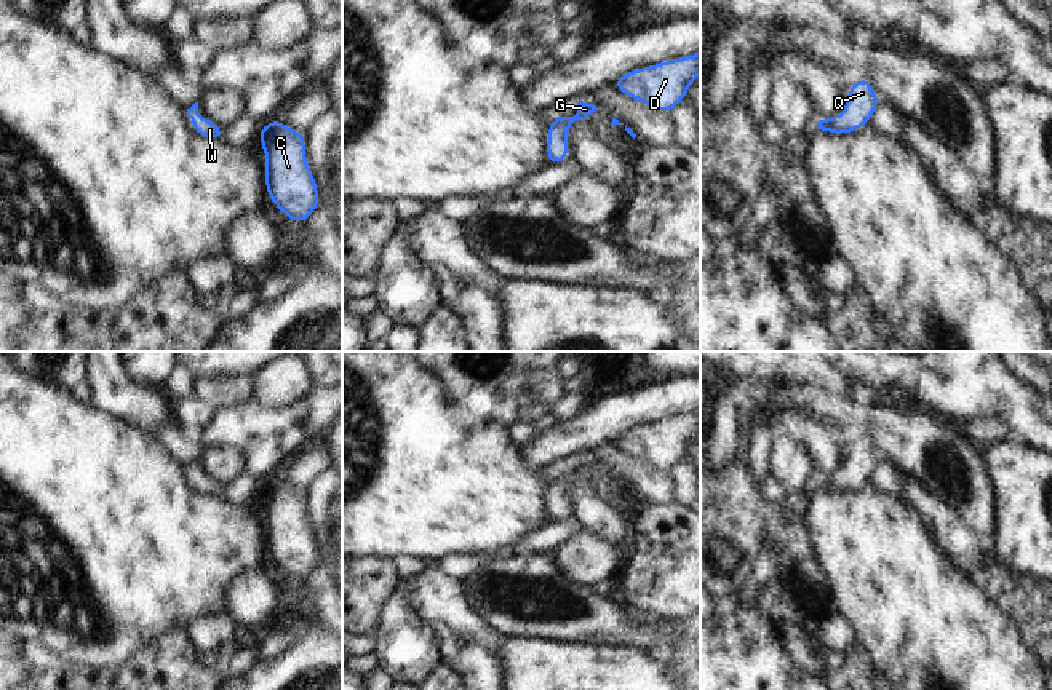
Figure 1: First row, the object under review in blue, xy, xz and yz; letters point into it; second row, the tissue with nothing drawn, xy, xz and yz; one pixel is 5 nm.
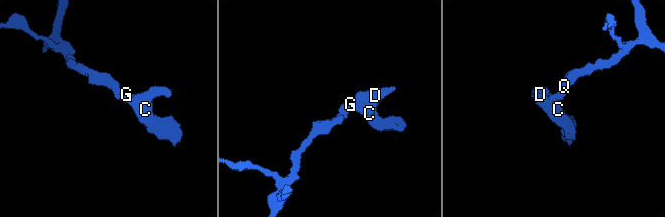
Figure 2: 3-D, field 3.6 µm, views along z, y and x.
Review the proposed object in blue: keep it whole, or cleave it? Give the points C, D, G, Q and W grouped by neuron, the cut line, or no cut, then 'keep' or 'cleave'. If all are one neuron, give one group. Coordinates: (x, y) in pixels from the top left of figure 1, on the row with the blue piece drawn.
C D G Q W; no cut; keep

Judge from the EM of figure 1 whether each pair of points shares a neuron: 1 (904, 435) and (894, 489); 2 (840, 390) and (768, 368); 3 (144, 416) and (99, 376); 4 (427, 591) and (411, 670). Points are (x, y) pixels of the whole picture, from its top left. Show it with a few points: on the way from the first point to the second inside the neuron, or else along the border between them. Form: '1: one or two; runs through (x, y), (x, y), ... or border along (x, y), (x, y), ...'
1: two; border along (881, 457), (896, 467)
2: one; runs through (822, 374), (812, 368), (785, 368)
3: one; runs through (133, 404), (111, 385)
4: two; border along (411, 582), (408, 604), (432, 630), (438, 652)

